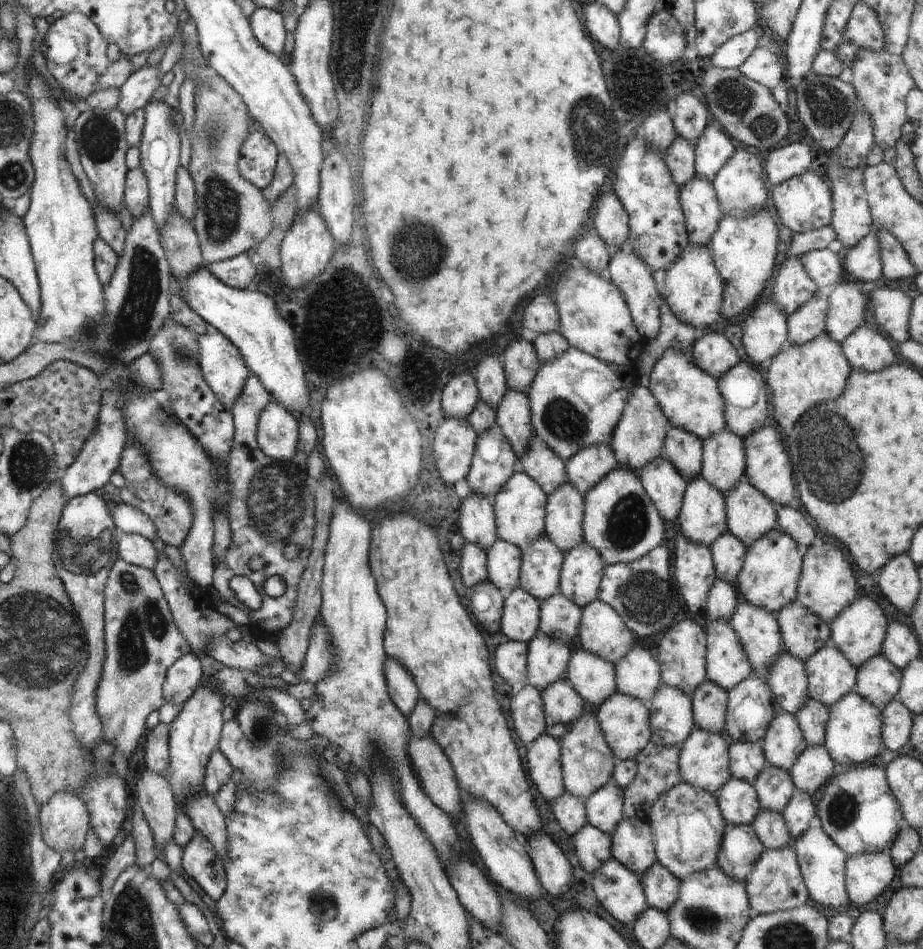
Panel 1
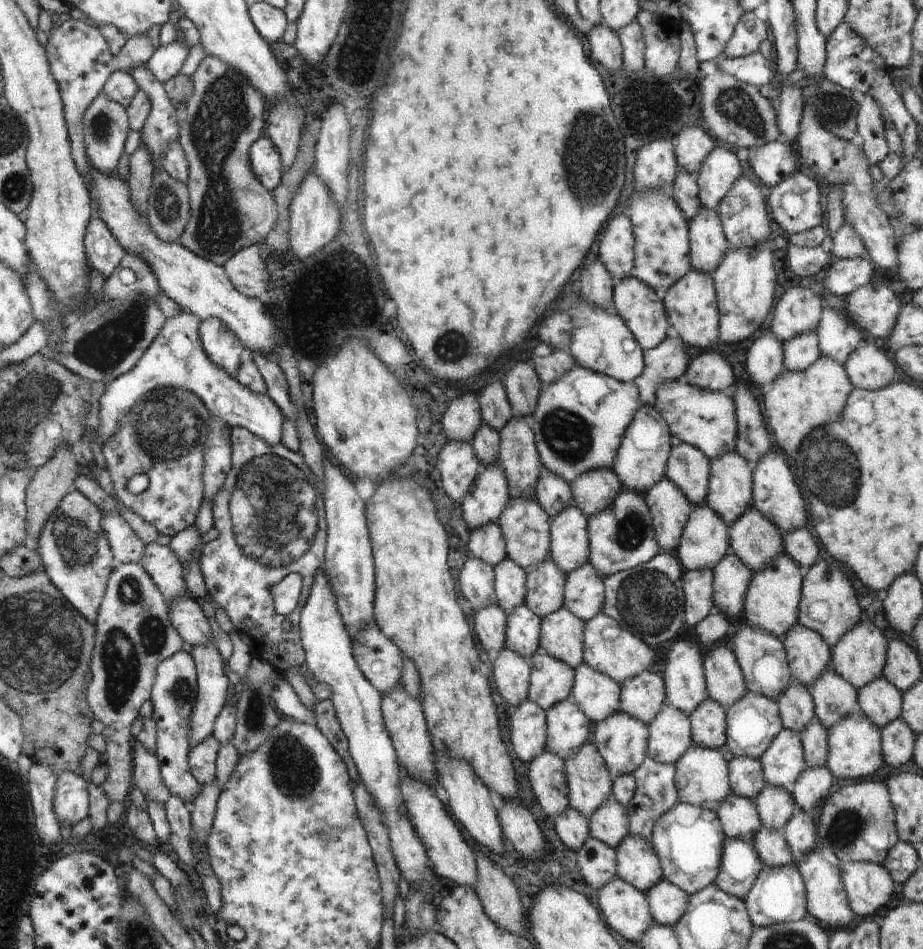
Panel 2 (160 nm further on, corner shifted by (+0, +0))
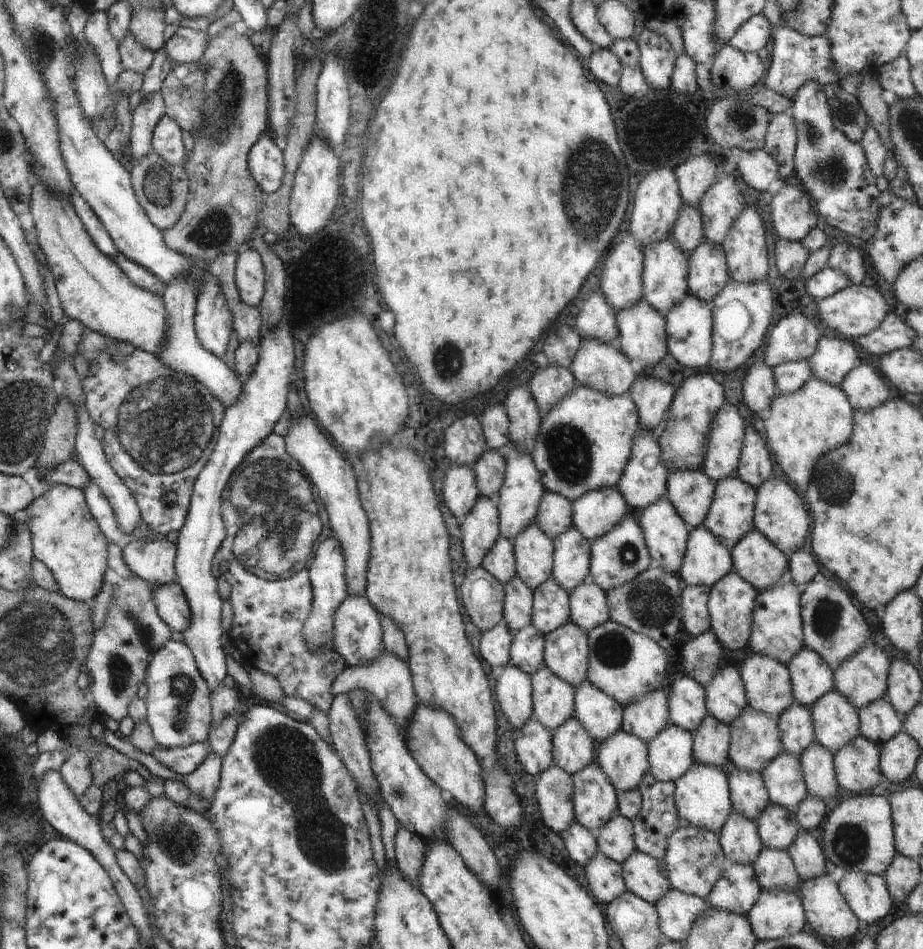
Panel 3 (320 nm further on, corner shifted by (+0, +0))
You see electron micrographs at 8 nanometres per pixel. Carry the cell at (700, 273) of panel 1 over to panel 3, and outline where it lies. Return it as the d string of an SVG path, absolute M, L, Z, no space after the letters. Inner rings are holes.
M687 294L677 305L664 316L664 335L666 336L666 352L673 360L689 370L705 368L709 362L711 350L711 305L704 303L693 295Z

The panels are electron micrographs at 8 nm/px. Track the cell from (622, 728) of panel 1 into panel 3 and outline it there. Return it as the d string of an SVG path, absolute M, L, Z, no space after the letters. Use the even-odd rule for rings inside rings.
M621 728L600 743L595 743L594 760L618 794L637 788L648 769L646 744Z

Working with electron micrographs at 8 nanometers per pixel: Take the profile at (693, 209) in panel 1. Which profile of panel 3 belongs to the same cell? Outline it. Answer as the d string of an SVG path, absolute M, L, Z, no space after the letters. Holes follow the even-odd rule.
M702 240L687 261L688 294L711 305L714 296L729 280L721 246Z

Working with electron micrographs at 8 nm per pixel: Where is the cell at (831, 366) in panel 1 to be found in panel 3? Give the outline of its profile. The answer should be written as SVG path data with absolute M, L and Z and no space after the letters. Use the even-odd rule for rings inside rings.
M810 379L795 392L784 397L773 397L763 415L765 442L768 452L775 456L779 470L793 482L797 489L805 489L814 464L821 455L845 445L852 433L852 412L840 387L834 387L819 379Z

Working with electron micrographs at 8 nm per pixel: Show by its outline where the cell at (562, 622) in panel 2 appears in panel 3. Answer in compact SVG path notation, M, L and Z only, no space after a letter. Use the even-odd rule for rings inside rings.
M571 622L543 637L544 665L573 688L586 679L588 648L586 632Z

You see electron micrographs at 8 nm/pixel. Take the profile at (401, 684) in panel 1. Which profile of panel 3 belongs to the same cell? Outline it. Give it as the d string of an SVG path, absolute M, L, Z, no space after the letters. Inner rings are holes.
M346 594L333 613L332 621L332 646L335 652L339 653L344 658L346 666L372 663L380 655L380 652L383 651L380 622L377 618L377 612L365 597Z

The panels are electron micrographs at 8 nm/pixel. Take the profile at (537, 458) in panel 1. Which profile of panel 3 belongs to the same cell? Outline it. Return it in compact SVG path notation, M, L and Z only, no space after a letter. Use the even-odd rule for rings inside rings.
M544 490L534 518L534 522L541 532L553 542L557 535L572 526L570 518L568 500L561 495Z

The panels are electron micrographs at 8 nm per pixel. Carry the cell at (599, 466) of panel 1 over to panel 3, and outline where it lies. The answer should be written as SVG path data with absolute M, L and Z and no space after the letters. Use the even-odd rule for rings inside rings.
M616 488L587 491L569 504L571 524L589 543L618 524L629 507Z

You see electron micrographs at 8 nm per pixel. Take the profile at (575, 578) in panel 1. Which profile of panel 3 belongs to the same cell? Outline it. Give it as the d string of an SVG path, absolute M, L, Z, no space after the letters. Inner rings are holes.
M589 576L569 592L568 607L569 622L583 629L586 634L608 620L606 593Z

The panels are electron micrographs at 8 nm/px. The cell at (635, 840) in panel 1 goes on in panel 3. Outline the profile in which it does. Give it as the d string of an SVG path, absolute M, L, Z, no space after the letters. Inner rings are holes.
M634 850L621 864L627 891L649 904L655 904L669 889L664 864Z

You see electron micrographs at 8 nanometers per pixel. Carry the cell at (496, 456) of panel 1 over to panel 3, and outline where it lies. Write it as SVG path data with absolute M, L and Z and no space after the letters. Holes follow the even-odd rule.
M497 495L481 497L470 511L457 519L460 528L465 571L481 567L483 557L491 548L498 533Z

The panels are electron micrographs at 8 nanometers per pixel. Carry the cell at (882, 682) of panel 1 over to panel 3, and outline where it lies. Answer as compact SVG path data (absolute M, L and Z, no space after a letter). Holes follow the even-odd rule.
M885 697L869 703L856 713L859 719L858 734L877 747L902 730L901 717Z

